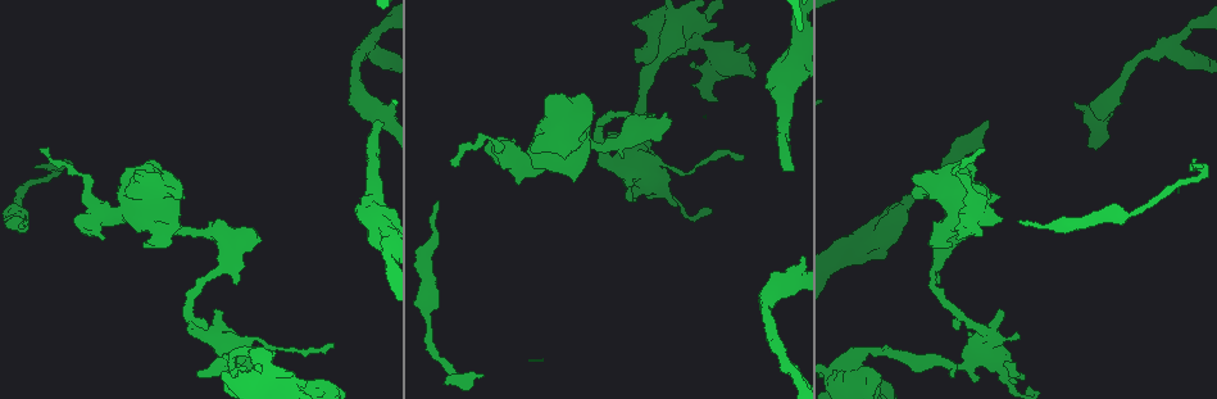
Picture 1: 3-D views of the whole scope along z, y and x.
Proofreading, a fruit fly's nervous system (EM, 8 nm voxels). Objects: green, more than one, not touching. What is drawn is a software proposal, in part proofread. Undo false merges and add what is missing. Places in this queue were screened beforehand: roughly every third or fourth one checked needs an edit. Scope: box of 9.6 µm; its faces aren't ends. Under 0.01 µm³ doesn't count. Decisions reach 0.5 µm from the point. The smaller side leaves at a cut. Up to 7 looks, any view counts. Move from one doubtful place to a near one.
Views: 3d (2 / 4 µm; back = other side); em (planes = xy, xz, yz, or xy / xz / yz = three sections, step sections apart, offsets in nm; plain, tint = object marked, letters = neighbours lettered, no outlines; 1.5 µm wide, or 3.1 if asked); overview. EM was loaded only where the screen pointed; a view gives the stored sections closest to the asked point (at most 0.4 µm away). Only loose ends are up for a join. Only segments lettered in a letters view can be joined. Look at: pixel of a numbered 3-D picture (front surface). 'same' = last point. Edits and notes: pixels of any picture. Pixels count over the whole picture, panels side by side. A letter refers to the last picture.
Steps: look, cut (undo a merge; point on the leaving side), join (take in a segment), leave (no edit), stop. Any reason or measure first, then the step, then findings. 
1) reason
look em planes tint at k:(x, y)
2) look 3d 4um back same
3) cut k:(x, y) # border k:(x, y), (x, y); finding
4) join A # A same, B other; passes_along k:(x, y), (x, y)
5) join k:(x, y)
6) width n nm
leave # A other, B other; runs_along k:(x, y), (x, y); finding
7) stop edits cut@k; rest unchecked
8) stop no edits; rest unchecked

branch stops here
look em planes letters at 1:(624, 182)

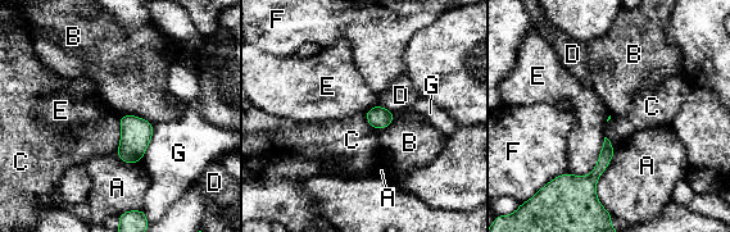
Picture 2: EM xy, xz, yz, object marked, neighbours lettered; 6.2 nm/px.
leave # A other, B other, C other, D other, E other, F other, G other; border 2:(119, 114), (136, 114), (153, 124); no lettered segment goes on from it

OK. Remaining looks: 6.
three-way junction
look em planes letters at 1:(1169, 44)

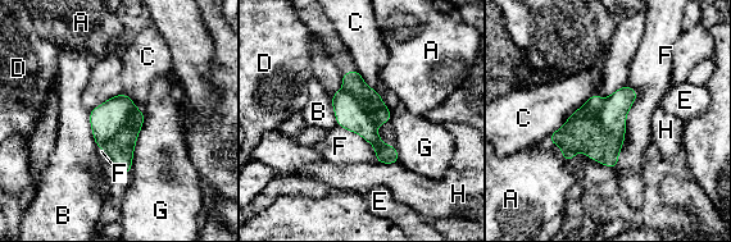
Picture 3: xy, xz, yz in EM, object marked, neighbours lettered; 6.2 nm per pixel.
longest_contact F 550 nm
cut 3:(581, 132) # A other, B other, C other, D other, E other, F other, G other, H other; two cells meet here

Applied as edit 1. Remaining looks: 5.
long arm stops here
look 3d 4um at 1:(376, 120)

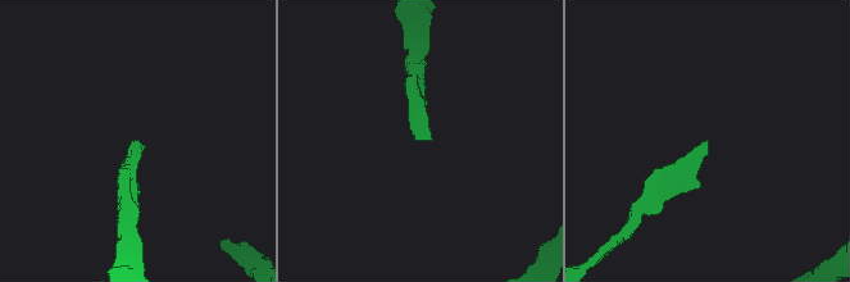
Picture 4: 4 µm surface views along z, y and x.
look em planes letters at 4:(420, 137)

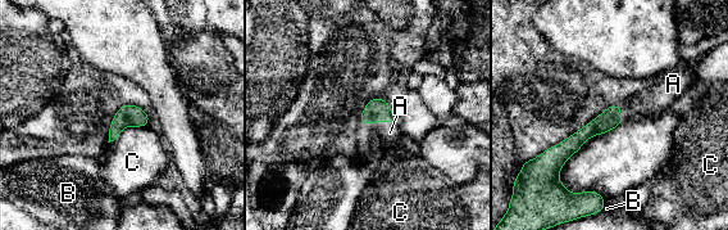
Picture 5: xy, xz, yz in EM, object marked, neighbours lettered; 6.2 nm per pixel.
join A # A same, B other, C other; passes_along 5:(377, 109), (378, 121), (390, 132); it goes on there

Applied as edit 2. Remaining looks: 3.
stop edits cut@3, join@5; rest unchecked

